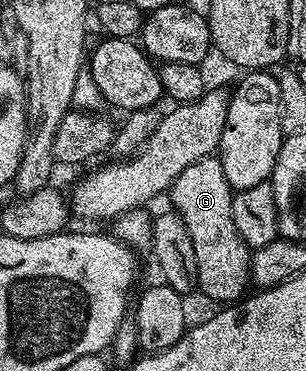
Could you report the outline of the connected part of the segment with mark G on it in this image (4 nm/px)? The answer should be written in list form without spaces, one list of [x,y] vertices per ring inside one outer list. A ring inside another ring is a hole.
[[[214,156],[196,160],[194,166],[184,168],[168,191],[169,205],[184,220],[188,236],[192,236],[192,248],[196,248],[197,289],[218,302],[214,304],[237,303],[247,293],[246,286],[251,285],[252,250],[240,232],[236,232],[236,224],[232,220],[234,195],[235,191],[230,189],[224,176],[224,168]]]

